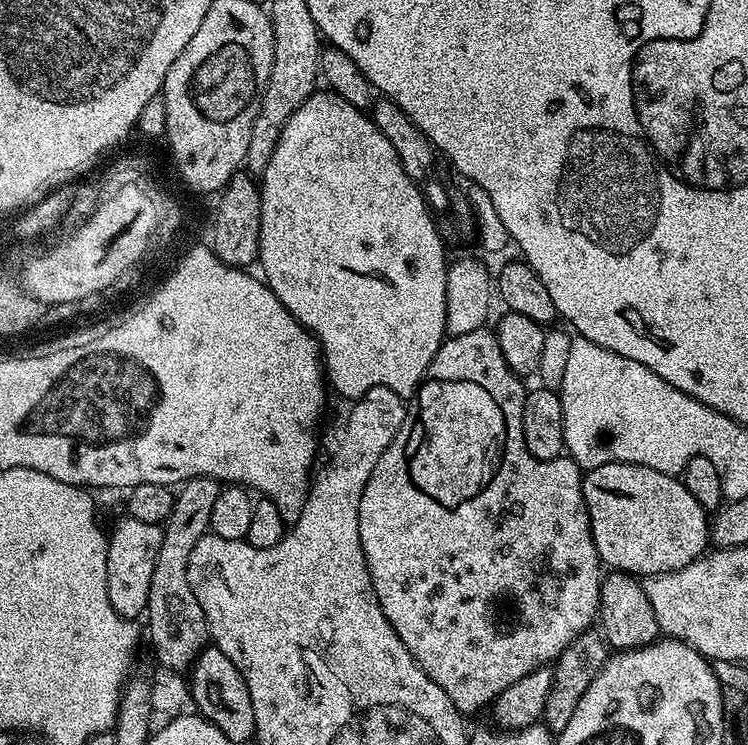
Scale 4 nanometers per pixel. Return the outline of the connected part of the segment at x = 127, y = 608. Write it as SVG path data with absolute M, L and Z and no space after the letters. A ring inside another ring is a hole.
M125 515L107 533L106 590L110 594L110 606L122 618L139 621L147 613L150 598L150 577L154 575L154 562L158 558L158 546L162 546L163 527L150 522L138 522L138 518Z

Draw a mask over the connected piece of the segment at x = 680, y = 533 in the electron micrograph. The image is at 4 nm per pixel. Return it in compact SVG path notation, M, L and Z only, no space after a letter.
M617 463L587 469L583 478L584 501L601 565L618 572L630 572L637 578L647 578L677 572L705 555L710 544L710 516L690 494L683 479L650 470L650 466Z

